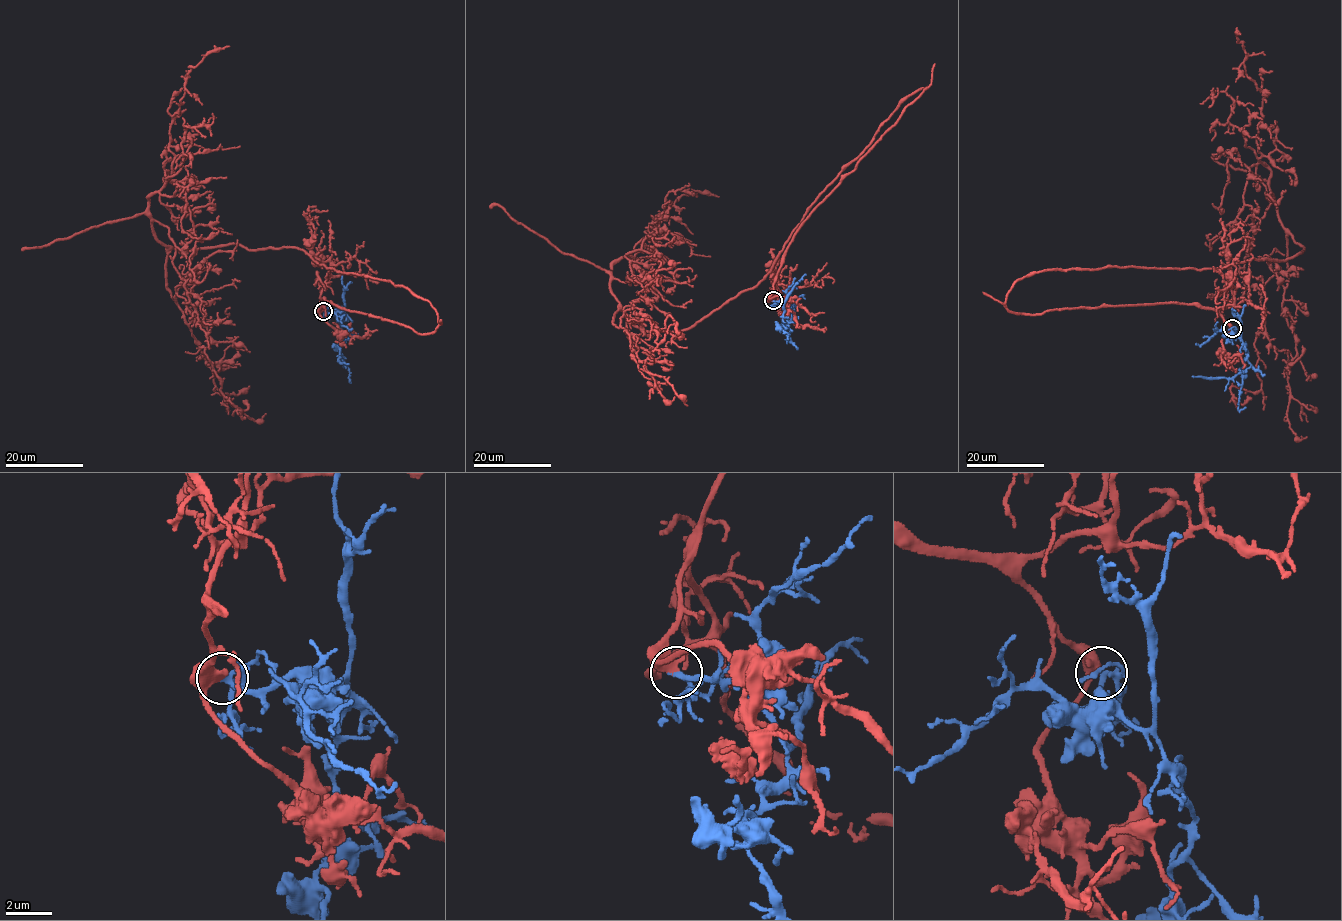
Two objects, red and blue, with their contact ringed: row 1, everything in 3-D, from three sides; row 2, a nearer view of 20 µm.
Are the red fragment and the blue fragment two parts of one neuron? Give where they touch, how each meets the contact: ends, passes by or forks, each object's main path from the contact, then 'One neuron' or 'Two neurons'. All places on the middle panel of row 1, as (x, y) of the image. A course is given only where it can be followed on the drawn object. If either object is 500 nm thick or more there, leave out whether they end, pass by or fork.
Place: (773, 300). At the ring red passes by. At the ring blue forks. Course of red: (772, 300), (768, 273), (652, 331), (611, 291), (663, 212), (718, 196). Course of blue: (772, 300), (784, 302), (791, 314), (784, 327), (783, 303), (797, 282). One neuron

